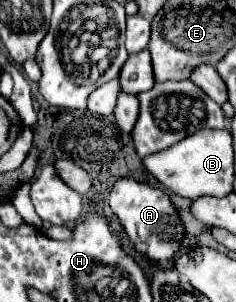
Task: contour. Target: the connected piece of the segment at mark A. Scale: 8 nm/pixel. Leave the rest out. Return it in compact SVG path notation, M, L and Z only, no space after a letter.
M118 178L110 192L110 208L122 222L122 228L138 254L144 258L152 262L172 262L180 254L180 242L186 234L184 222L180 220L170 196L160 188L152 188L146 182L136 182L134 178Z

